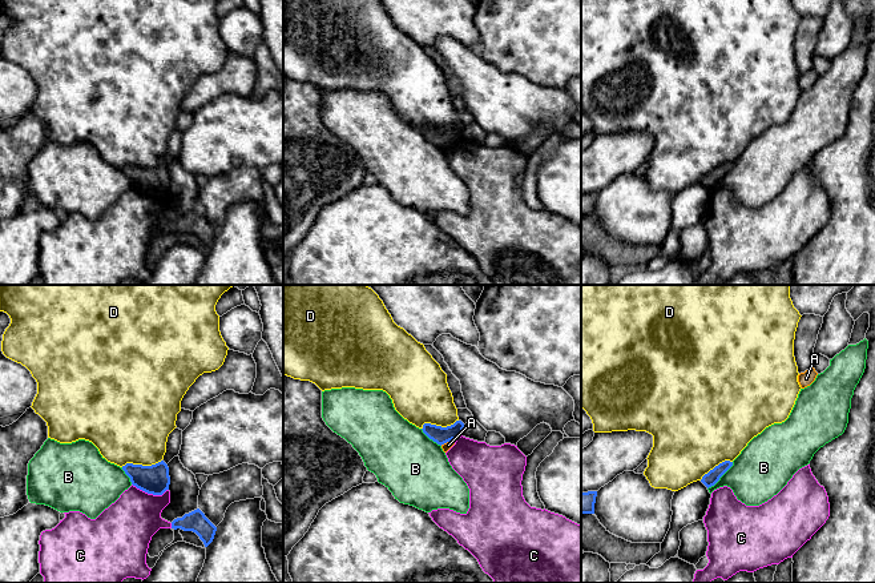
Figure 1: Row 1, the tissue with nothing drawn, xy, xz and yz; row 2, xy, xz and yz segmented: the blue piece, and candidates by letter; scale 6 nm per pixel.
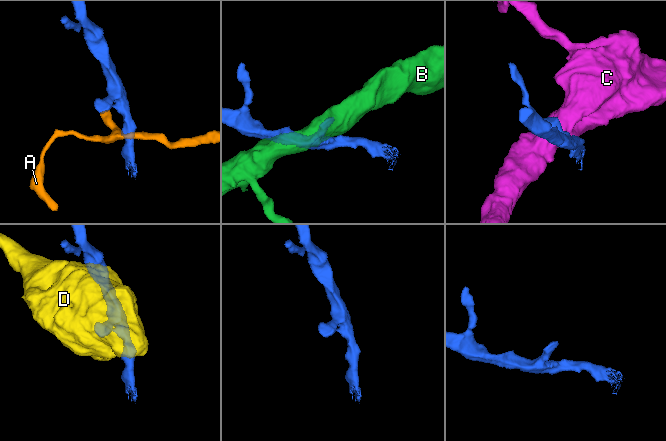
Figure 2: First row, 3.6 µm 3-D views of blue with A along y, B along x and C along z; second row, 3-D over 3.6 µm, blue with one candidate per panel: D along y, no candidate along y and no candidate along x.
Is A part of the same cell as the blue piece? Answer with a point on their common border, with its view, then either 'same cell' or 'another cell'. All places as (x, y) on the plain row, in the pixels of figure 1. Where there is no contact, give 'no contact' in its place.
meets blue in xz at (447, 143); another cell

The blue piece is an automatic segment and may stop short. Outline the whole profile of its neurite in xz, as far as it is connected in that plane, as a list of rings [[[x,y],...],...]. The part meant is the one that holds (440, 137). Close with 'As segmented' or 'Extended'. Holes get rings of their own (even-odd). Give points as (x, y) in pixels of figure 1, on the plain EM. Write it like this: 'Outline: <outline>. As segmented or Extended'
Outline: [[[456,122],[453,126],[447,129],[424,125],[422,132],[430,141],[441,148],[452,141],[461,138],[463,130],[464,125],[461,122]]]. As segmented

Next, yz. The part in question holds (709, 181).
Outline: [[[725,162],[705,176],[701,184],[709,190],[714,188],[719,180],[733,168],[733,164]]]. As segmented

